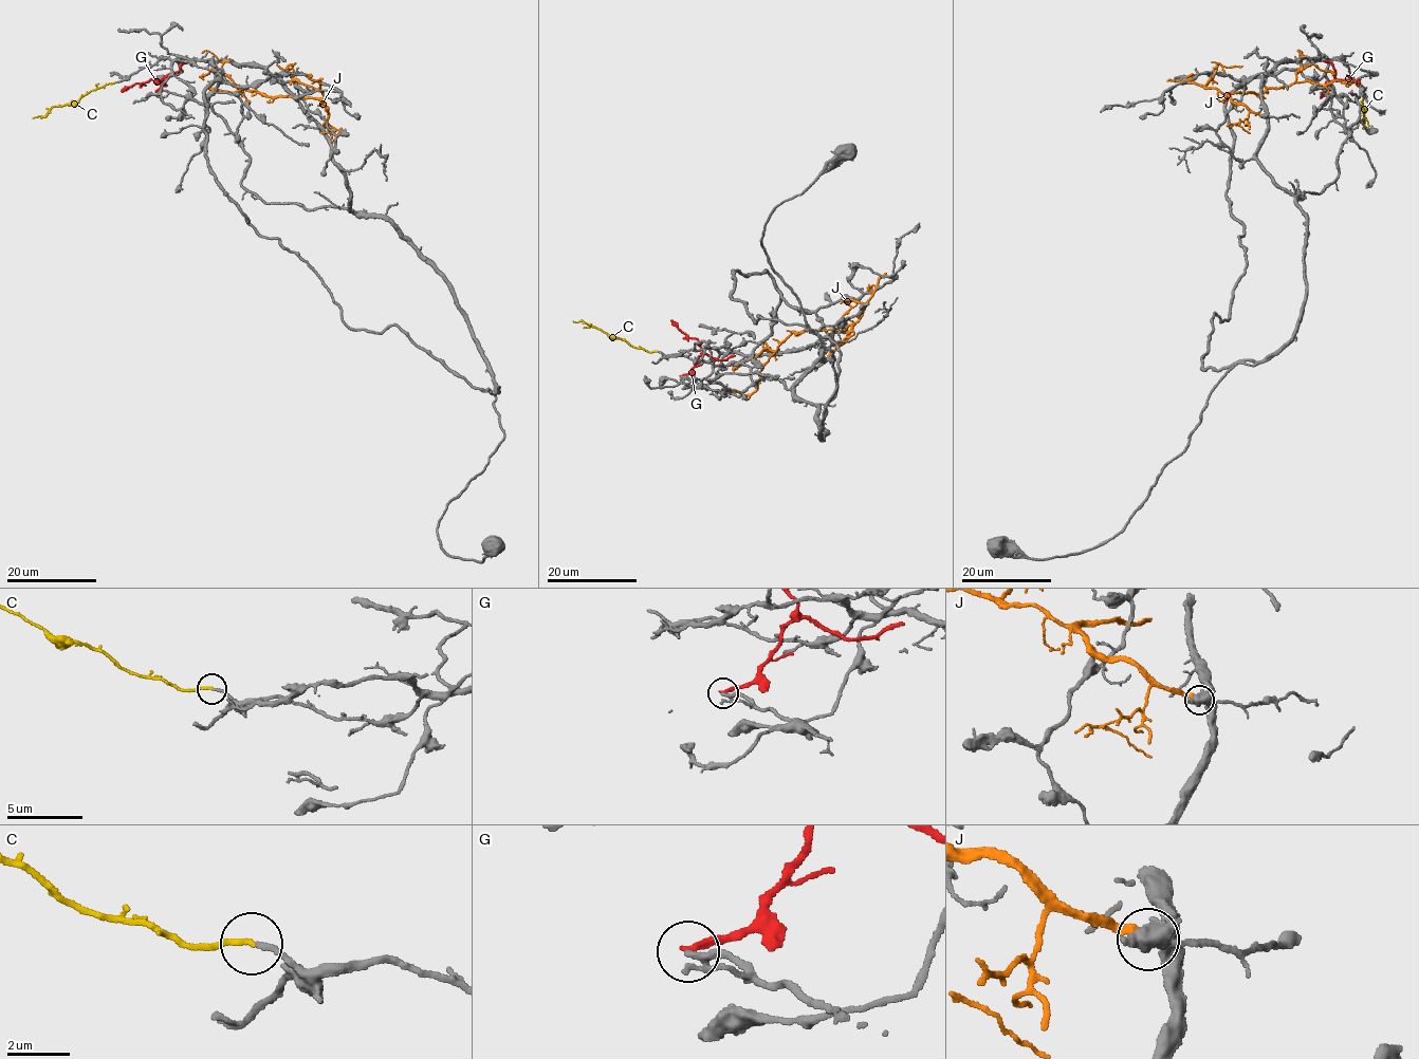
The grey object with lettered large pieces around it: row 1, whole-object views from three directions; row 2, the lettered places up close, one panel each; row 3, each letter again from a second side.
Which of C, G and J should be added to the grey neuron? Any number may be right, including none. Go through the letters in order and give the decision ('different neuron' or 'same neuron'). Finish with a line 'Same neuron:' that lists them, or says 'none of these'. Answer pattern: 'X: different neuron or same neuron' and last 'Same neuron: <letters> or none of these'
C: same neuron
G: different neuron
J: different neuron
Same neuron: C

